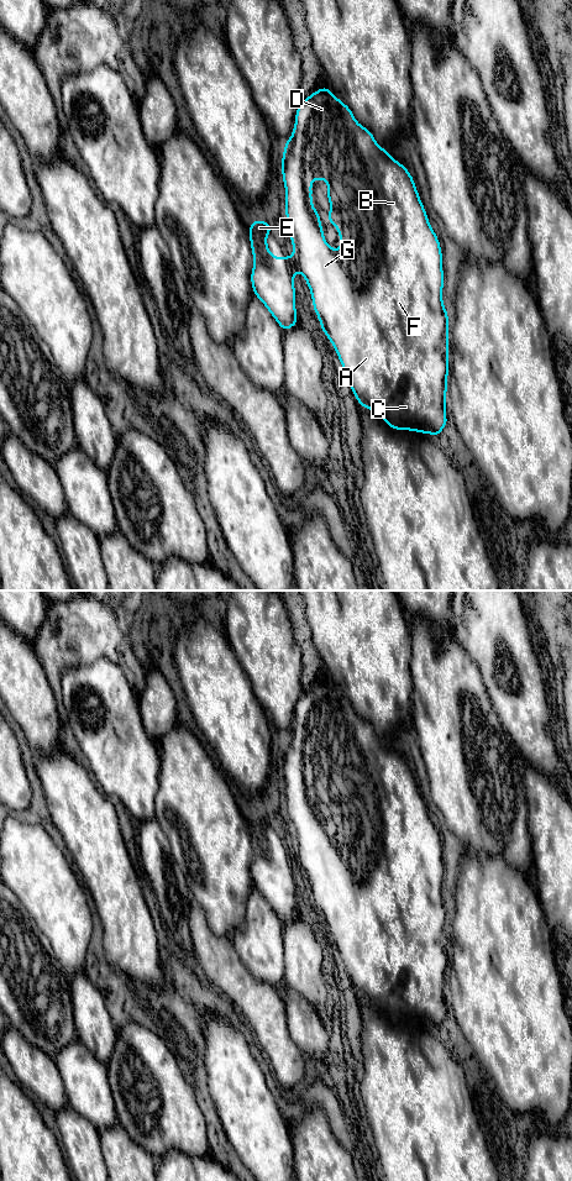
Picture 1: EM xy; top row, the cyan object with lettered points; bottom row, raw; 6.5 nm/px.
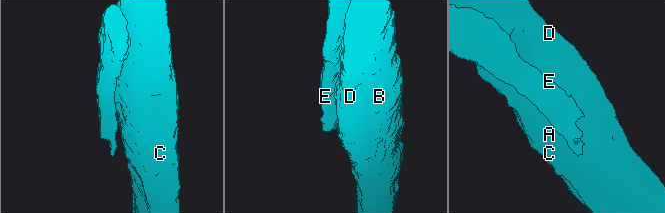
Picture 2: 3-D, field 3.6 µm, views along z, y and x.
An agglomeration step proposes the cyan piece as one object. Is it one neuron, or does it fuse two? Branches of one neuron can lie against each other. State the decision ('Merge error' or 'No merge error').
Merge error

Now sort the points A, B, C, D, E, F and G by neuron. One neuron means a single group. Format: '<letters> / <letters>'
A B C D F G / E

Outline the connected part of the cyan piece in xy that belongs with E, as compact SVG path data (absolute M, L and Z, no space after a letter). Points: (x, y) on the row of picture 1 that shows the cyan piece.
M251 221L248 238L253 256L251 284L256 295L283 331L298 324L295 308L295 266L292 256L274 257L267 236L274 227L266 221Z

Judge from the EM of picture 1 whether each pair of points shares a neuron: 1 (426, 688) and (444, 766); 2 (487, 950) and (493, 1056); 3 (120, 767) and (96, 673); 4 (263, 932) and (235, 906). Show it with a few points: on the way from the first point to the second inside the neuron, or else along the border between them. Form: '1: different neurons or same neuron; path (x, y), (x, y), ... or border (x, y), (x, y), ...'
1: same neuron; path (437, 708), (442, 746)
2: same neuron; path (493, 976), (493, 1030)
3: same neuron; path (114, 744), (111, 739), (111, 709), (105, 697)
4: different neurons; border (253, 888), (246, 903), (245, 920), (230, 937)

